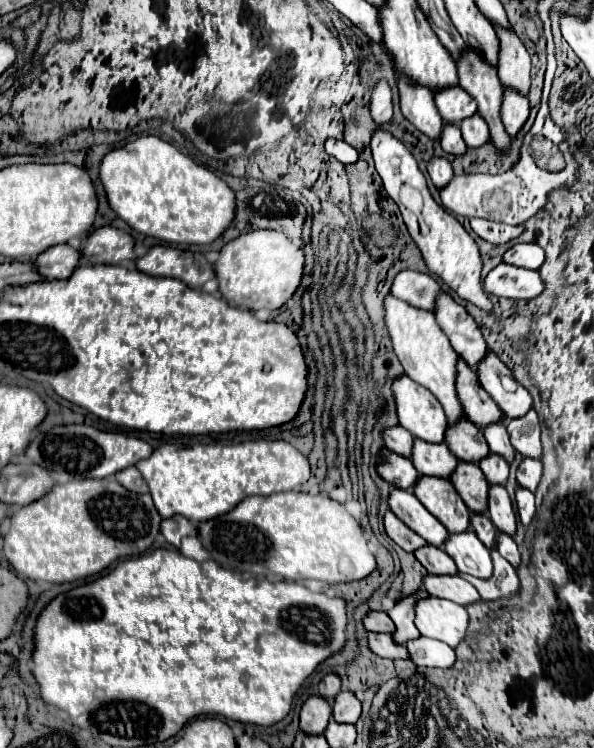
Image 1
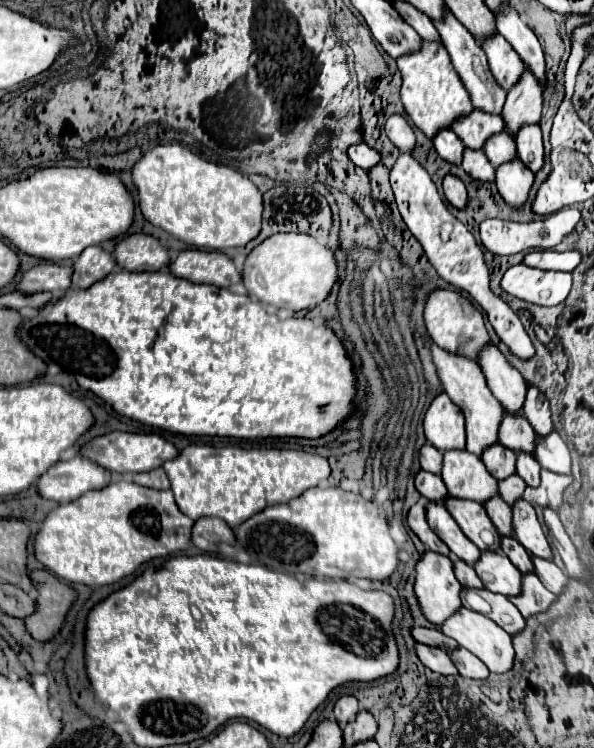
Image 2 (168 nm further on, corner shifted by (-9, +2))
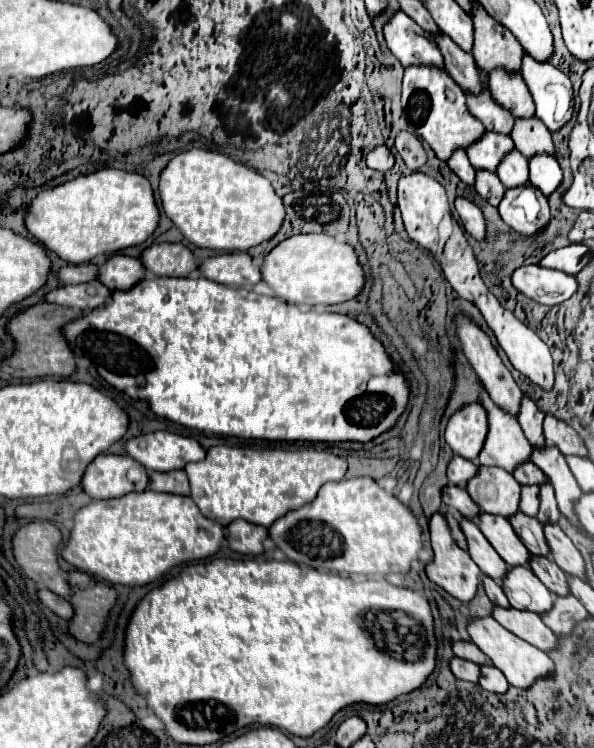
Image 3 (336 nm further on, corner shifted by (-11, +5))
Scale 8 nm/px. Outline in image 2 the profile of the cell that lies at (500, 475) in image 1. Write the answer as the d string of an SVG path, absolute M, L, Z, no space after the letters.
M518 474L500 482L500 496L508 504L514 504L514 500L520 500L522 494L524 494L524 490L526 490L526 482Z

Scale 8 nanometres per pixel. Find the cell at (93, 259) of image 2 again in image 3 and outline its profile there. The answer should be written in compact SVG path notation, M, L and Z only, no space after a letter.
M112 255L100 267L96 279L110 291L130 289L144 277L144 267L138 259L128 255Z

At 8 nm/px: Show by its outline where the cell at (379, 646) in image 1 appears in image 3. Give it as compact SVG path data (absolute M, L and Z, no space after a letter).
M452 657L450 659L450 671L458 677L458 679L464 679L464 681L470 681L470 683L478 683L478 665L472 663L472 661L464 661L460 657Z

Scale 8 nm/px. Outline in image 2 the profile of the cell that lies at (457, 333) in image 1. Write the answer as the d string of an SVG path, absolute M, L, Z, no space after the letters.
M494 344L486 346L480 354L480 366L492 394L502 402L502 406L510 414L522 414L528 388L522 374L508 364L504 354Z

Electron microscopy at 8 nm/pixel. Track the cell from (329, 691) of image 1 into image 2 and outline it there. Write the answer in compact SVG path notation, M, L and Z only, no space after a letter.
M342 696L334 706L334 716L336 716L336 722L342 730L350 720L354 720L354 716L358 712L360 712L360 706L358 706L358 700L354 696Z

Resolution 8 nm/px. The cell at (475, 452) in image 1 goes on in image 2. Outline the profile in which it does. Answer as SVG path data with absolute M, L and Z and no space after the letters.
M502 444L490 446L482 454L482 462L486 464L488 472L498 480L504 480L504 478L516 474L516 454L508 448L504 448Z

